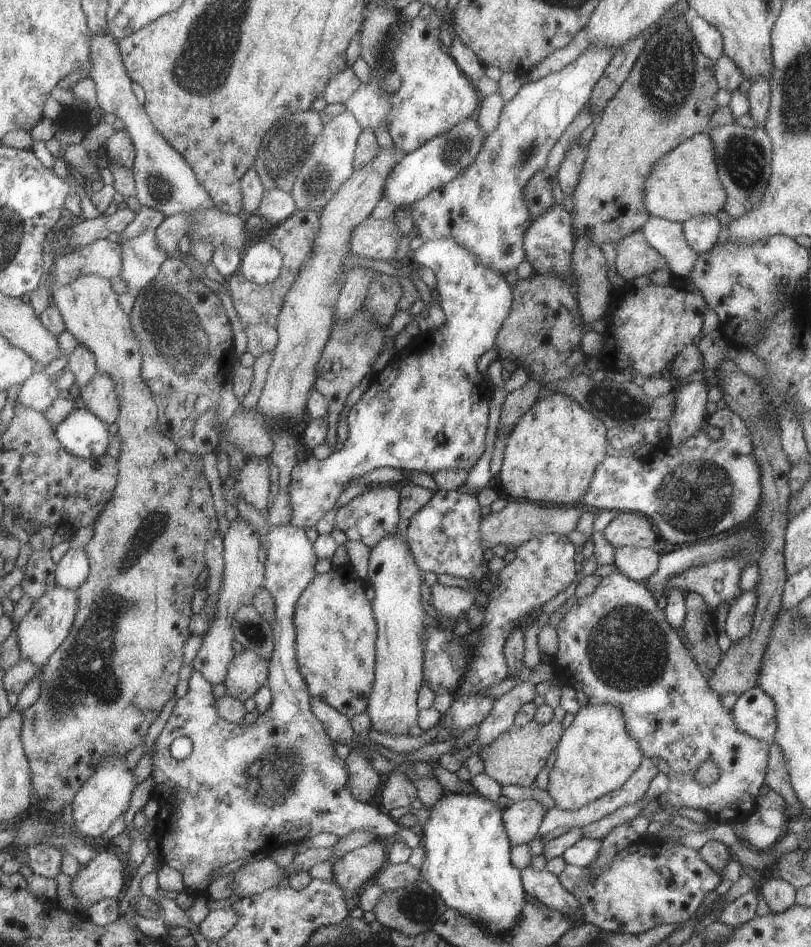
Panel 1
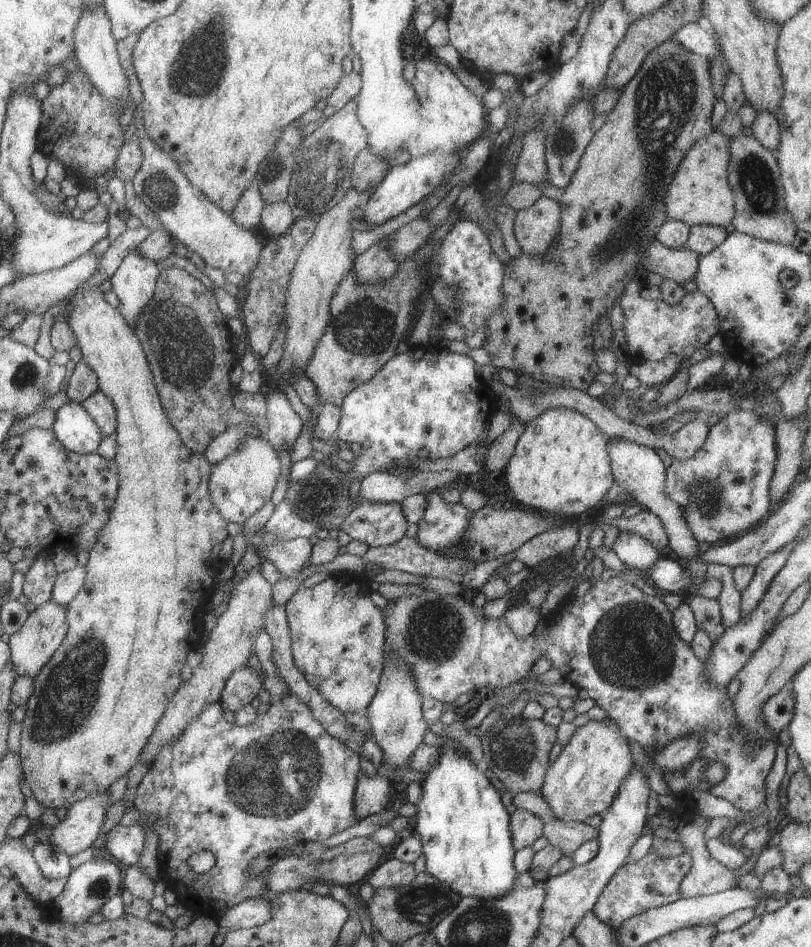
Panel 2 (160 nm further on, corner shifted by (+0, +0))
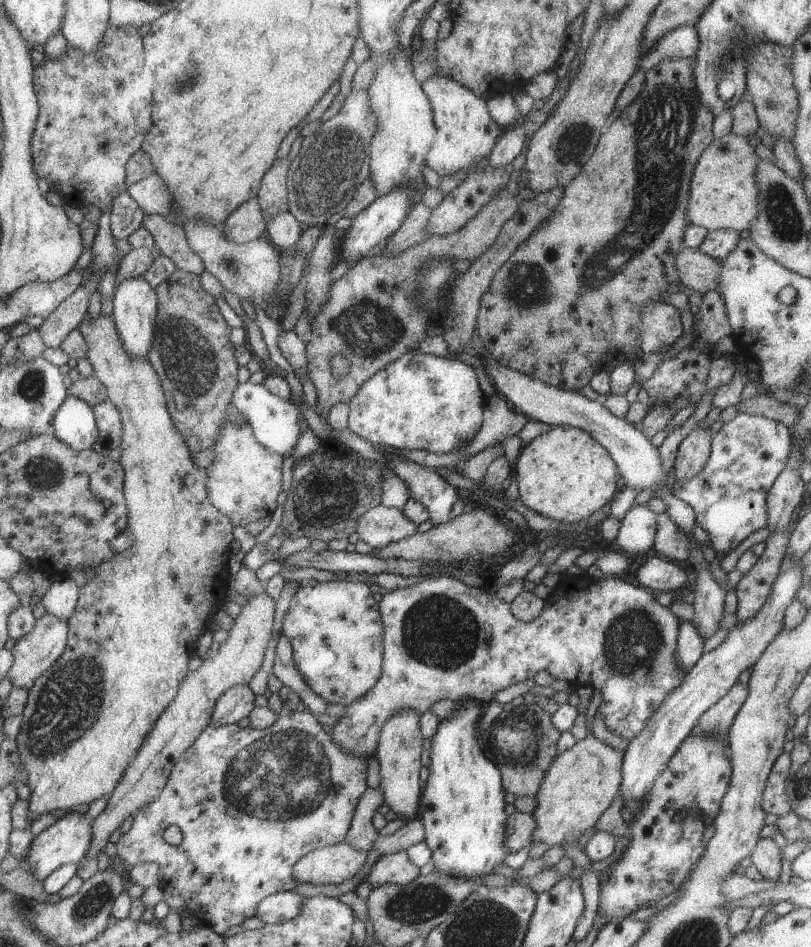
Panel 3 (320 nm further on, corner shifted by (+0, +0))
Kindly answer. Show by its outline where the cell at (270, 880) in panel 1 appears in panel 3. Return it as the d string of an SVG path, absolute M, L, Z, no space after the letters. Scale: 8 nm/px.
M337 843L300 858L292 874L299 884L338 886L360 874L362 864L366 862L366 853L346 843Z

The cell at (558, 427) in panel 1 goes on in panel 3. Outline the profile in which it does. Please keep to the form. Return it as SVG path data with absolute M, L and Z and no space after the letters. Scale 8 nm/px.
M554 425L546 434L537 436L529 444L524 443L513 465L520 502L542 516L564 523L588 520L594 512L613 501L622 488L618 468L610 454L588 432L575 427Z

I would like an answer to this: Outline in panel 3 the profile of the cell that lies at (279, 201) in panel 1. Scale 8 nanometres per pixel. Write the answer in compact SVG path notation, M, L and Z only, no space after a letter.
M291 211L277 214L266 222L267 236L270 236L270 240L279 246L281 251L294 249L305 229L302 221Z

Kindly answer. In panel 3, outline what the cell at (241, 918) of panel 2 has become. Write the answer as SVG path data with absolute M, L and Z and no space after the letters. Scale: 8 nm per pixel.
M292 891L268 896L256 906L255 916L258 916L264 924L278 926L298 916L304 898Z

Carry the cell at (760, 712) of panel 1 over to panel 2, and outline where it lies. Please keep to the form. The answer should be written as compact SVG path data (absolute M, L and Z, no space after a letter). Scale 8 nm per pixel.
M790 684L771 696L762 707L763 719L776 736L795 714L795 690Z

